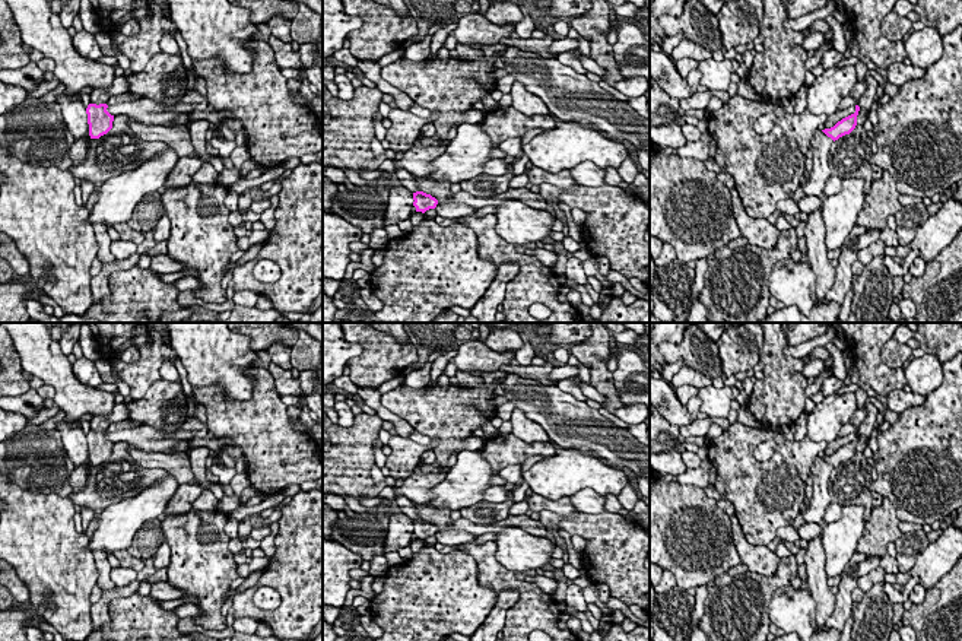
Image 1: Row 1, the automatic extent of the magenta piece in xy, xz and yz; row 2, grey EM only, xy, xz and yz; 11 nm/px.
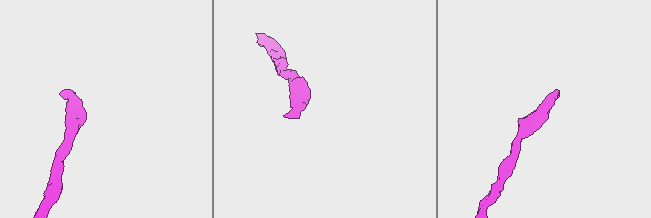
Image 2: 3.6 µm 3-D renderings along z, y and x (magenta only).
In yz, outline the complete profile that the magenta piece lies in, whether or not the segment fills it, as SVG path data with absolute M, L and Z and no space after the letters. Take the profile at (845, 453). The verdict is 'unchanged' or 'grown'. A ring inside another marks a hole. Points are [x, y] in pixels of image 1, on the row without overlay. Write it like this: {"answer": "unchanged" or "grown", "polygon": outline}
{"answer": "unchanged", "polygon": "M855 432L855 440L842 445L838 448L834 454L822 457L828 464L831 464L834 469L839 464L850 461L855 453L857 453L857 442L858 442L860 434Z"}

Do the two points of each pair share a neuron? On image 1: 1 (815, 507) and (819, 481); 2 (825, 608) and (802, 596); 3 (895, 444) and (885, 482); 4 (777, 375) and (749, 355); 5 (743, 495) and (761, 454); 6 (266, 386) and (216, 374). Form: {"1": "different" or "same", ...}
{"1": "same", "2": "different", "3": "same", "4": "different", "5": "different", "6": "different"}

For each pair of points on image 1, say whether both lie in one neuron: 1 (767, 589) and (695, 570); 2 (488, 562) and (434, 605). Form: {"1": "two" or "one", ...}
{"1": "two", "2": "two"}

